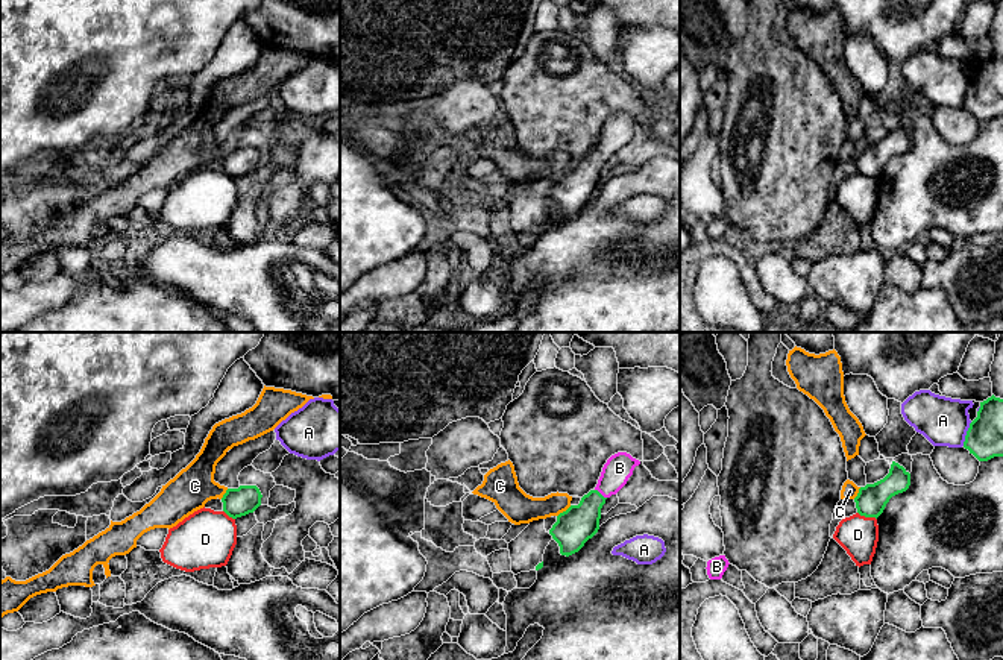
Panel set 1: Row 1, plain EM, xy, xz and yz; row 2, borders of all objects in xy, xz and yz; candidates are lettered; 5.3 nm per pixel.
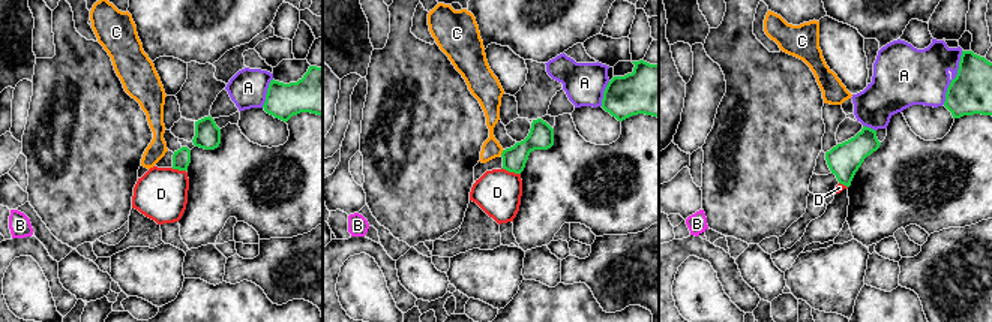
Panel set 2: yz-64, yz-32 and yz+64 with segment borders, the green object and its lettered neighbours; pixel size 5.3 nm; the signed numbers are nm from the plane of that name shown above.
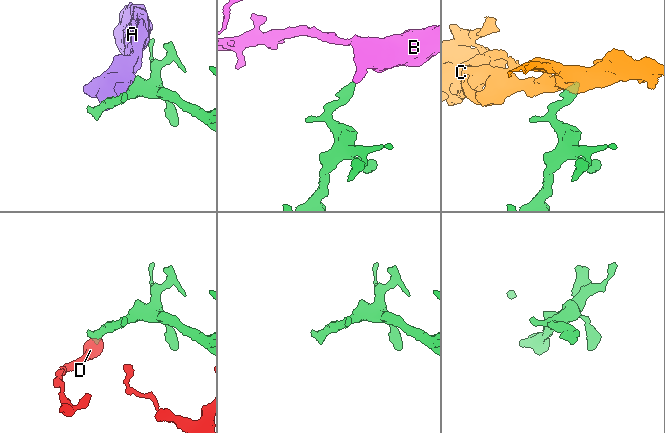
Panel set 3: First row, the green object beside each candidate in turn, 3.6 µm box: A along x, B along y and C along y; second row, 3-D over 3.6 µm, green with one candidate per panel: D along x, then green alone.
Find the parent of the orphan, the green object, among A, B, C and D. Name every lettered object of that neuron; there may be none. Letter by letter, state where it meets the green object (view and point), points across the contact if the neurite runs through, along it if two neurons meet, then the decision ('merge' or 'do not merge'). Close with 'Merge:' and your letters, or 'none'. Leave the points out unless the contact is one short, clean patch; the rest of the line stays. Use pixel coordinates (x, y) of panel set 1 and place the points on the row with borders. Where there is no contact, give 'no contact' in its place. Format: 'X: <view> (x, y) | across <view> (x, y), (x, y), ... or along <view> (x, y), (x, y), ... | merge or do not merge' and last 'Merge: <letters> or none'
A: yz (967, 434) | do not merge
B: xz (600, 493) | across xz (574, 527), (600, 493), (619, 468) | merge
C: xz (563, 512) | along xz (571, 506), (557, 516) | do not merge
D: yz (867, 516) | along yz (858, 512), (876, 519) | do not merge
Merge: B

